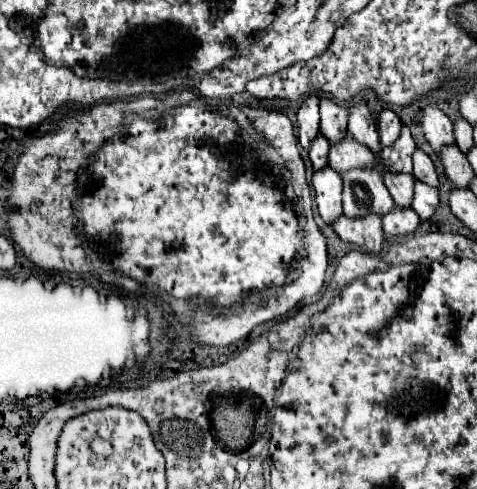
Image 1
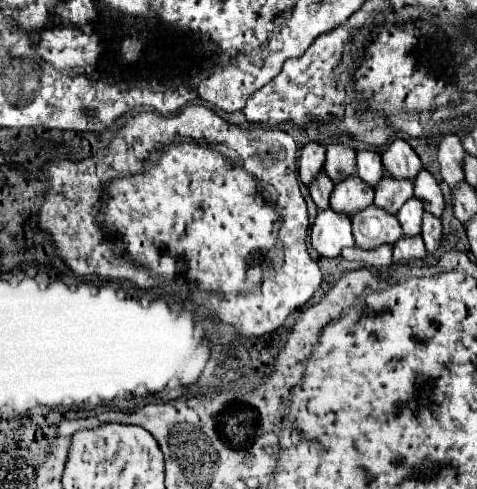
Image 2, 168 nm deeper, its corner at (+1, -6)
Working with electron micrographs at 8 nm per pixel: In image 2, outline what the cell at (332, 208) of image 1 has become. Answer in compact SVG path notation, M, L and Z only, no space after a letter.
M331 207L319 209L311 229L311 245L321 257L337 257L343 247L353 247L351 219Z

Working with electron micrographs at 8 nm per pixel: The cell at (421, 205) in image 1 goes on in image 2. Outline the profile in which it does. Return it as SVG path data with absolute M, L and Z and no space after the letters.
M425 211L423 225L421 225L421 237L425 241L427 253L435 253L437 247L439 247L439 241L441 241L441 221L439 221L439 217Z

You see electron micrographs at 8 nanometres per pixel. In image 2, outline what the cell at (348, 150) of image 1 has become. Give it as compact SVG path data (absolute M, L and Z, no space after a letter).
M359 175L343 177L335 183L331 193L331 207L351 215L357 209L363 209L373 203L373 187L359 179Z

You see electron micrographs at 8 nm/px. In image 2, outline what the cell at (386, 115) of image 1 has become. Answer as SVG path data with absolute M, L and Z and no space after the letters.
M395 139L387 145L387 149L383 151L383 167L387 169L387 173L395 175L395 177L409 177L415 179L415 175L421 171L421 159L417 157L417 153L411 149L411 145L403 139Z

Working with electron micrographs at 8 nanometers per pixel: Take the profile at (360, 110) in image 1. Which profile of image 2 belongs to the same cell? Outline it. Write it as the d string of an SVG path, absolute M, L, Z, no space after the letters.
M357 151L357 175L375 185L383 177L383 163L377 151Z

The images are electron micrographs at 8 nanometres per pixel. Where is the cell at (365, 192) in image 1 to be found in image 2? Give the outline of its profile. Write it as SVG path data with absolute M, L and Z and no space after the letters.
M375 203L361 211L355 211L351 215L351 223L355 243L363 249L373 249L383 243L393 245L403 235L397 217L389 211L383 211Z

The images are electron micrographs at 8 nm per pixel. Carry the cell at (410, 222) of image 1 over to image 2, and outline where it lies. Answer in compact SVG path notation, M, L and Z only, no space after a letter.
M403 235L399 243L393 243L393 261L395 263L409 263L411 259L421 259L425 257L425 245L421 235Z

